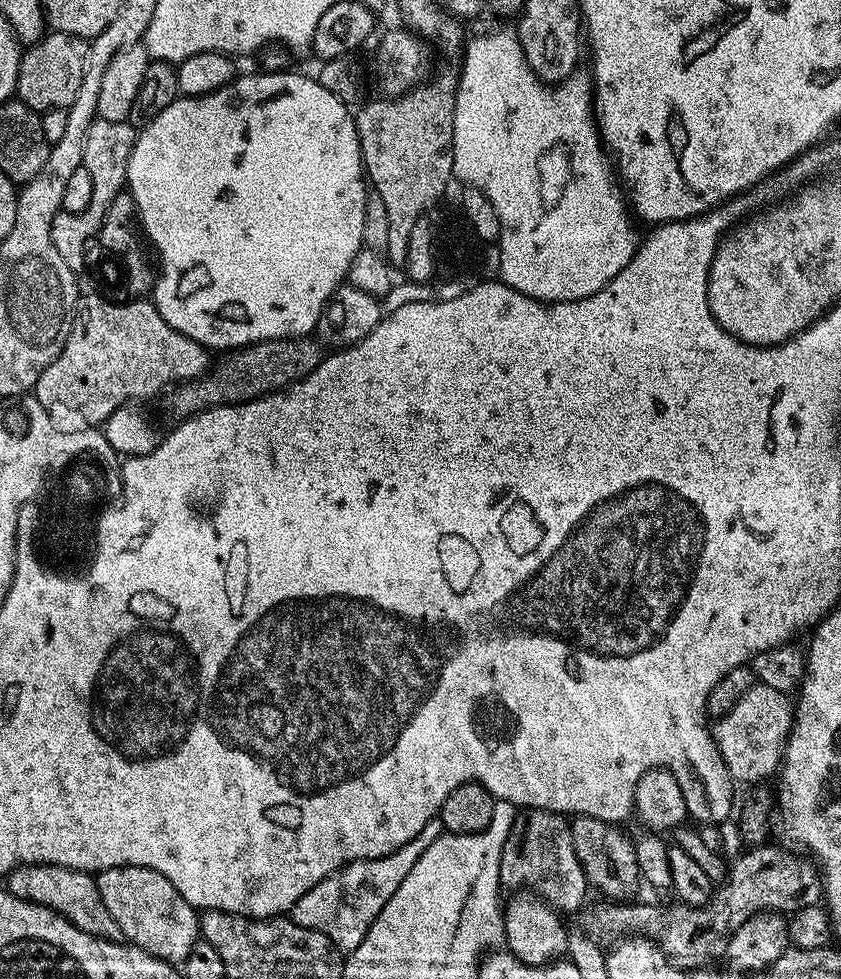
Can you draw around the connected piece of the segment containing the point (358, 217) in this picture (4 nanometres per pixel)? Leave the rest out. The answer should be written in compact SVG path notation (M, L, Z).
M260 70L257 76L243 76L243 74L240 74L226 86L222 86L205 96L181 95L174 102L170 102L170 106L166 106L166 110L162 110L162 114L158 114L158 118L154 118L150 123L143 125L139 129L136 145L130 154L126 188L127 191L131 192L132 200L136 203L138 224L144 227L144 232L148 235L149 242L160 251L160 260L164 263L161 268L158 268L158 275L152 290L151 299L155 303L158 314L162 314L162 318L166 318L166 322L170 322L170 326L174 326L174 330L178 330L178 334L186 334L186 338L194 338L194 342L198 342L209 350L215 350L215 348L224 348L220 350L235 350L237 348L246 348L250 344L259 344L262 340L291 340L293 338L304 338L309 334L315 333L316 324L320 321L320 315L324 313L324 308L328 305L329 298L334 294L334 290L339 284L345 283L354 258L359 254L360 249L364 247L362 222L366 222L366 198L368 197L370 188L366 183L364 159L360 153L360 139L358 138L358 130L356 129L356 117L350 111L349 105L340 101L329 90L326 90L325 86L320 84L319 79L312 77L311 80L308 76L299 76L296 72L288 71Z

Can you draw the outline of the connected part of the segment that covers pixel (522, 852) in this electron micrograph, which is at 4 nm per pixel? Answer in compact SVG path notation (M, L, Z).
M541 808L517 811L514 826L510 826L510 838L502 846L500 882L505 889L535 893L560 914L578 911L590 893L590 885L574 850L569 817Z

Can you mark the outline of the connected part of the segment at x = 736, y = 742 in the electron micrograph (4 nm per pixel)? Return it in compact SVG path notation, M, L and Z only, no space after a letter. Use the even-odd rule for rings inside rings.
M759 682L746 690L738 706L734 706L730 714L719 717L712 728L712 736L733 781L756 784L766 779L772 771L775 773L781 767L793 723L794 704L789 693L779 692Z

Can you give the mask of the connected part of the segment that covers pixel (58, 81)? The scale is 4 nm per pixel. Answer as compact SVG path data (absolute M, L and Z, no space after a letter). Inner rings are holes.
M49 31L23 49L15 95L26 106L41 114L55 108L69 108L78 98L82 74L86 74L89 41L82 36Z

